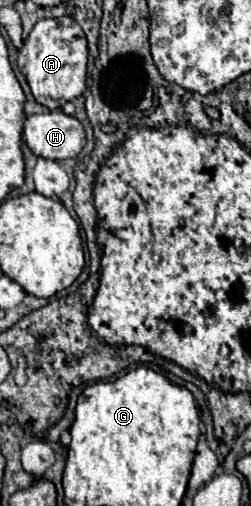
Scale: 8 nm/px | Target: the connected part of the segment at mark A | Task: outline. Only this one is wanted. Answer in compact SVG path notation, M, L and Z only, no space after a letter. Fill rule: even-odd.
M70 16L40 20L18 54L18 68L26 76L30 90L42 106L50 110L62 108L66 102L78 98L86 90L86 62L88 44L82 28Z

